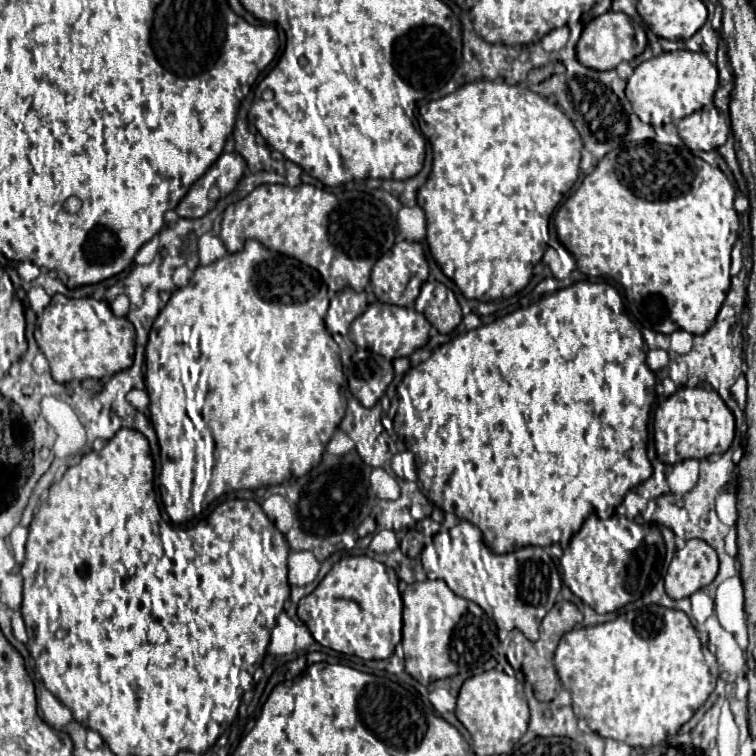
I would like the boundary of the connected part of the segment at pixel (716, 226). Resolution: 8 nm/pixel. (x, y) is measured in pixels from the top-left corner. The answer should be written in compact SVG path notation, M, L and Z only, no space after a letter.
M653 140L631 142L631 144L623 144L623 148L615 148L615 152L609 152L597 164L595 172L585 176L579 190L567 198L565 212L563 212L563 206L559 208L559 212L555 216L555 226L557 226L559 242L575 256L577 268L585 276L589 276L589 278L611 278L623 286L625 296L627 296L627 310L641 326L655 330L655 332L661 332L661 334L673 334L675 330L685 330L691 334L703 334L715 322L715 318L717 318L717 314L719 314L719 310L727 298L729 286L731 286L731 276L729 276L731 248L735 246L735 242L739 238L739 214L733 208L733 198L735 198L735 186L729 182L729 178L717 166L709 166L705 160L693 156L691 150L681 140L677 142L677 146L657 144Z

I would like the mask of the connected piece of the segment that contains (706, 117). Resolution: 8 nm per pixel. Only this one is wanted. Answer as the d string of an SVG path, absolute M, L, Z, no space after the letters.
M701 108L679 122L679 136L693 150L715 150L729 136L729 122L719 108Z

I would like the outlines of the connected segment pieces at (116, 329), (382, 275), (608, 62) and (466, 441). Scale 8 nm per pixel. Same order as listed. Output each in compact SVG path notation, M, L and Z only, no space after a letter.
M55 294L51 298L51 304L37 318L37 344L51 366L51 374L53 374L55 382L65 384L71 380L85 380L85 378L101 380L101 378L113 376L133 364L135 328L127 318L117 318L105 300L93 300L93 298L73 300L63 294Z
M397 242L387 254L383 254L371 272L371 286L379 302L395 304L395 306L409 306L419 296L421 284L429 276L429 266L425 258L425 250L419 242Z
M605 12L597 18L593 18L581 34L581 40L577 44L577 58L587 66L595 70L613 70L621 62L631 62L635 58L635 30L631 24L631 18L623 12Z
M577 282L543 298L539 304L507 314L505 318L499 318L475 330L469 330L433 350L429 360L421 362L417 368L411 368L405 374L397 387L399 396L391 400L387 416L392 419L393 429L399 436L399 441L415 456L419 482L423 484L423 494L437 506L451 506L457 518L475 524L483 532L483 542L495 554L515 552L525 546L545 548L553 543L559 543L565 548L589 514L609 518L615 512L615 508L623 502L625 494L635 486L643 484L653 473L652 464L647 460L647 422L651 414L651 404L655 402L655 374L645 362L647 350L643 346L645 340L625 314L623 300L613 286Z

